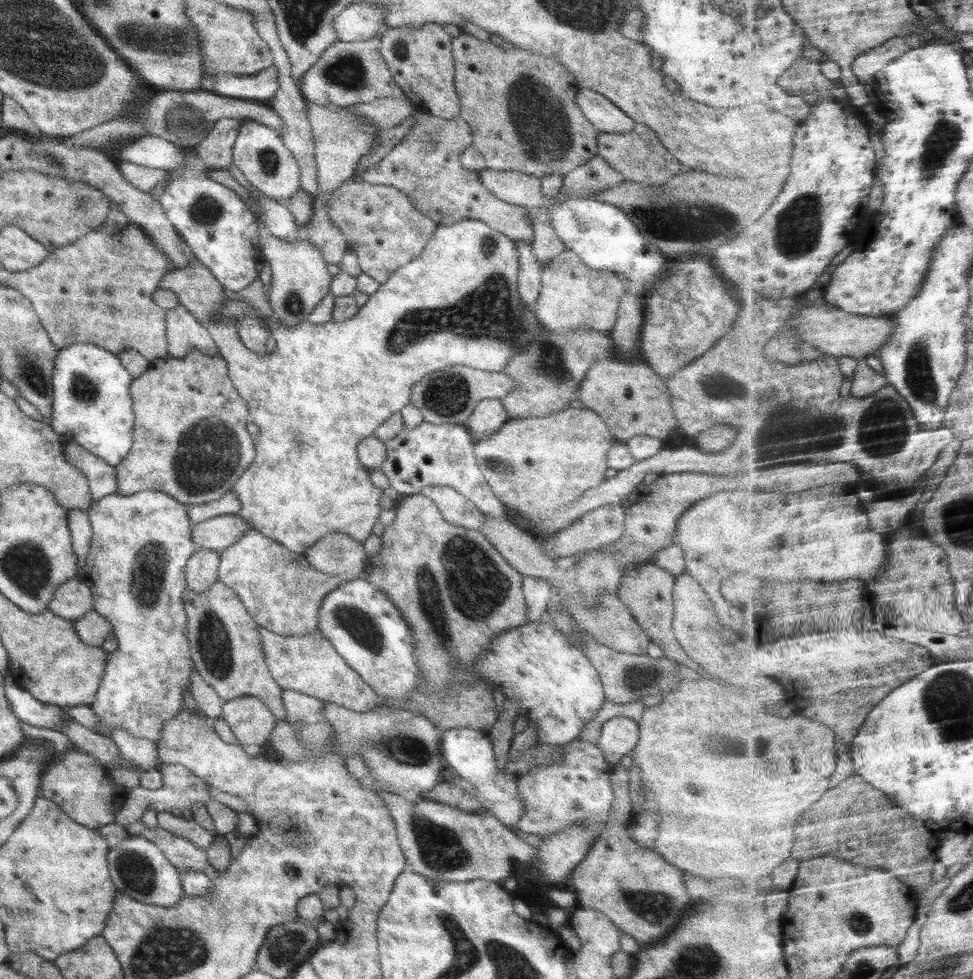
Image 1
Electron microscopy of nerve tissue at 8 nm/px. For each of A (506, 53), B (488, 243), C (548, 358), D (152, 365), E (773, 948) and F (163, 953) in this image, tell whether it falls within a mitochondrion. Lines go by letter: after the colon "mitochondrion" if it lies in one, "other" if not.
A: other
B: mitochondrion
C: mitochondrion
D: other
E: other
F: mitochondrion

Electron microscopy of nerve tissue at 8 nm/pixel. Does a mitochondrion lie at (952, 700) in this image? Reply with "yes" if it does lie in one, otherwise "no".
yes

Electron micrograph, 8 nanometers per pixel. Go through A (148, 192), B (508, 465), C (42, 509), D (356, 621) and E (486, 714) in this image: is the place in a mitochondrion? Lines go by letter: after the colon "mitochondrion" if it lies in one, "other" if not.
A: other
B: mitochondrion
C: other
D: mitochondrion
E: other

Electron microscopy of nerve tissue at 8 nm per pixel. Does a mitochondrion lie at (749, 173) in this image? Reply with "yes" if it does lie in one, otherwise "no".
no

